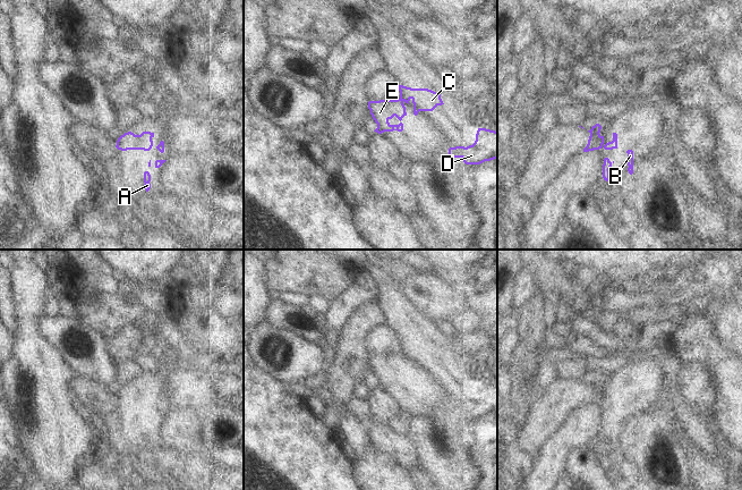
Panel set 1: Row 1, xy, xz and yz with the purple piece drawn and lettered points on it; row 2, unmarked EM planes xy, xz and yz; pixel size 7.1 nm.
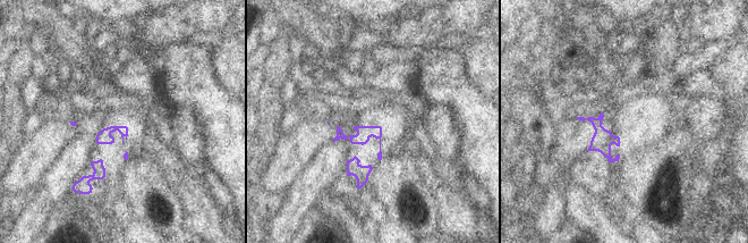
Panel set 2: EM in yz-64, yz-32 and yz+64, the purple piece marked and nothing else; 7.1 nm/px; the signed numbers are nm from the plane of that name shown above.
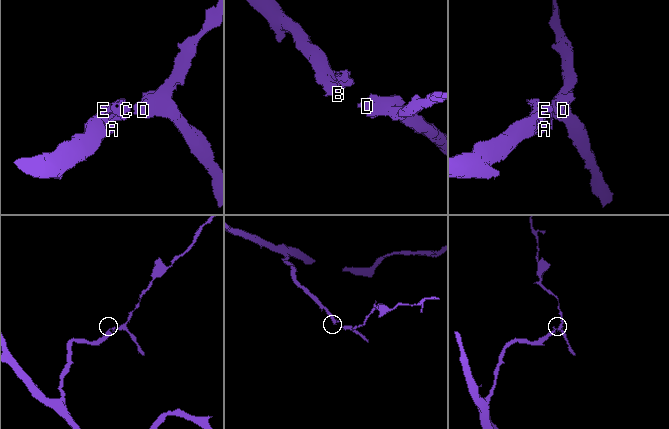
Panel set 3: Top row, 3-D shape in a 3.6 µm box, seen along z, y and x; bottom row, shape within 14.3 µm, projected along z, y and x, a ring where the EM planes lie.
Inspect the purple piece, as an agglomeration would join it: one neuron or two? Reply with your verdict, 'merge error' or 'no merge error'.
merge error

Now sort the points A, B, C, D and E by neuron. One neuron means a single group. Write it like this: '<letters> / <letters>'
A B E / C D

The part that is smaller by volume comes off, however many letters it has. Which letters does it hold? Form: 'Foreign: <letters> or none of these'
Foreign: C, D

